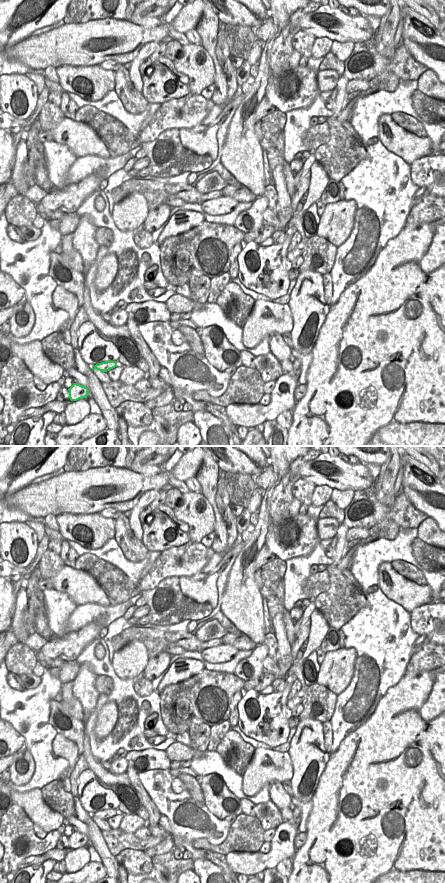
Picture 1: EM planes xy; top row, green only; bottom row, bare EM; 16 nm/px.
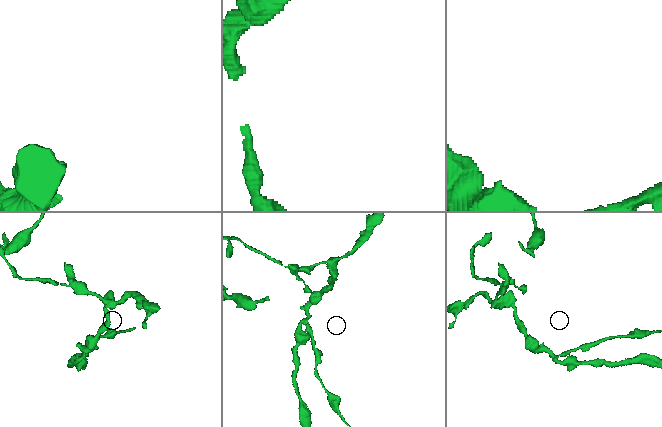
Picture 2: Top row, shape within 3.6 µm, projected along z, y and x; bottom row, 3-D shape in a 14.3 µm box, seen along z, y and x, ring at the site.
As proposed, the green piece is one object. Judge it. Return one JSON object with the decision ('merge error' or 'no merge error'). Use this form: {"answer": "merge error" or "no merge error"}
{"answer": "no merge error"}

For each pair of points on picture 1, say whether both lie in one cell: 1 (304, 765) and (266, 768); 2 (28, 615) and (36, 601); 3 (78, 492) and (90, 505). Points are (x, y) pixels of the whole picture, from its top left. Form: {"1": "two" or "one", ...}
{"1": "two", "2": "one", "3": "one"}

